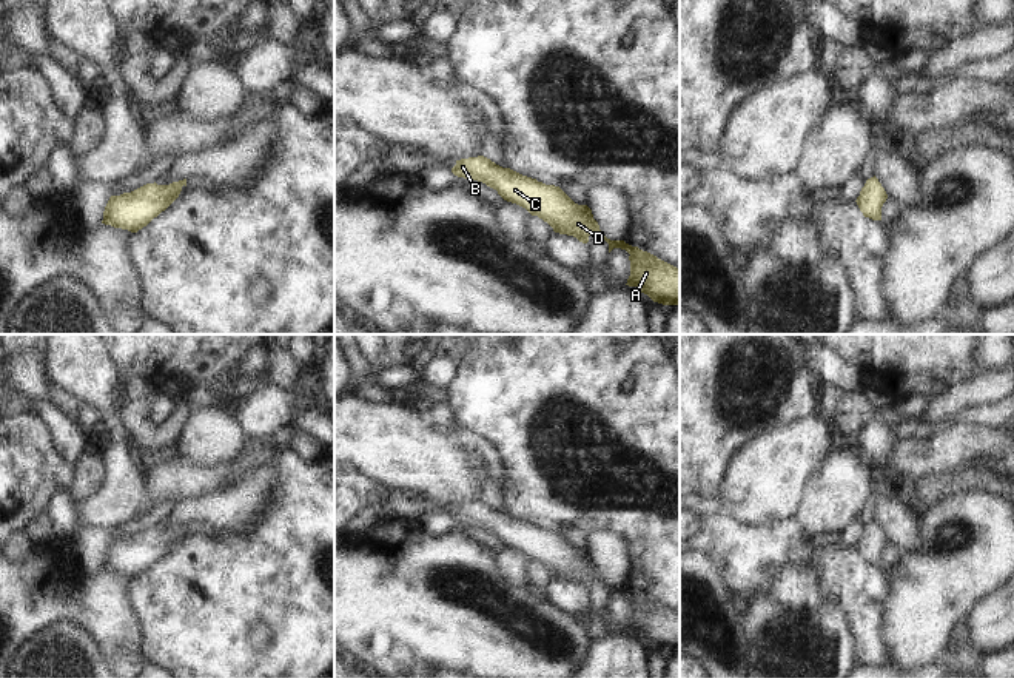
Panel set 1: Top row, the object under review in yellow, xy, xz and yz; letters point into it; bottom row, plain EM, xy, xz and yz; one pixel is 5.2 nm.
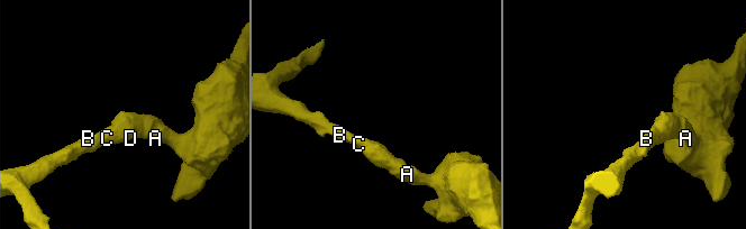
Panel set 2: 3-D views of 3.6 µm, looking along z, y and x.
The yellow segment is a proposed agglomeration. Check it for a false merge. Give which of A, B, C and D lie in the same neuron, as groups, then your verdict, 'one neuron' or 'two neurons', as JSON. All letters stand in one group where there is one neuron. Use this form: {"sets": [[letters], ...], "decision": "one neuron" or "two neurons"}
{"sets": [["A", "B", "C", "D"]], "decision": "one neuron"}

